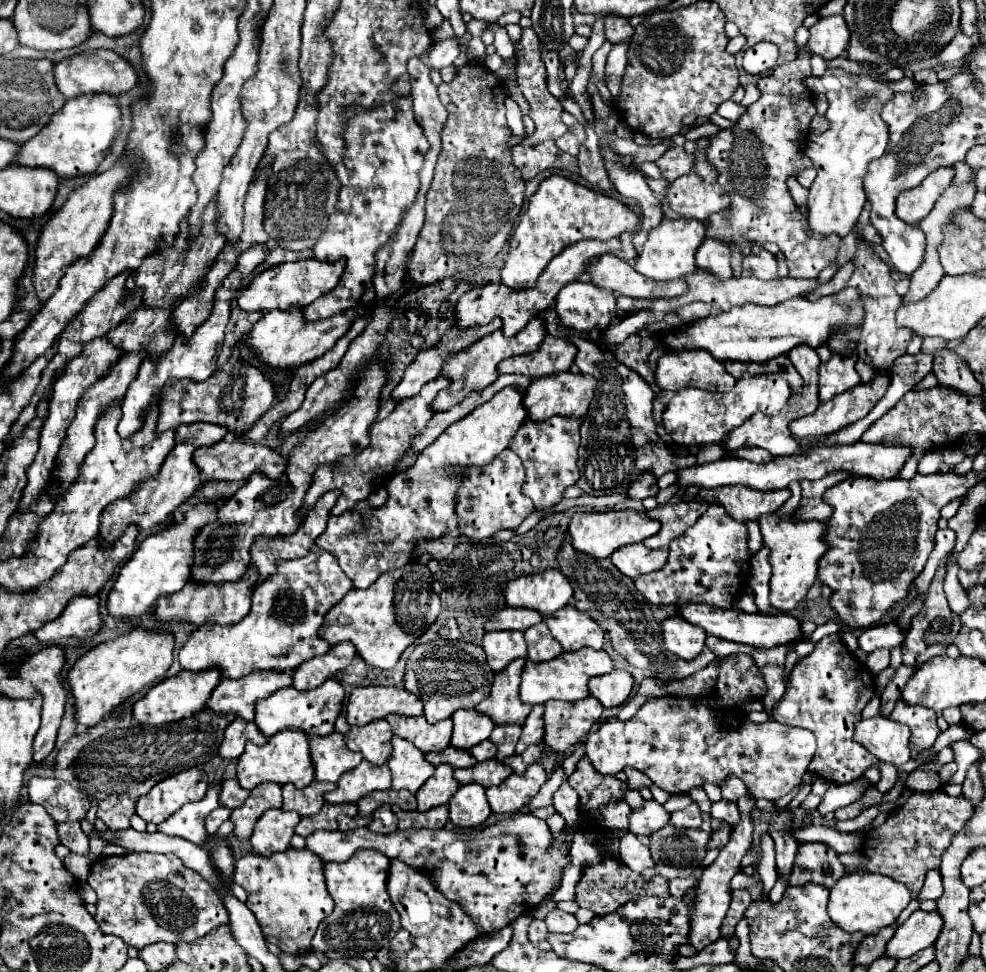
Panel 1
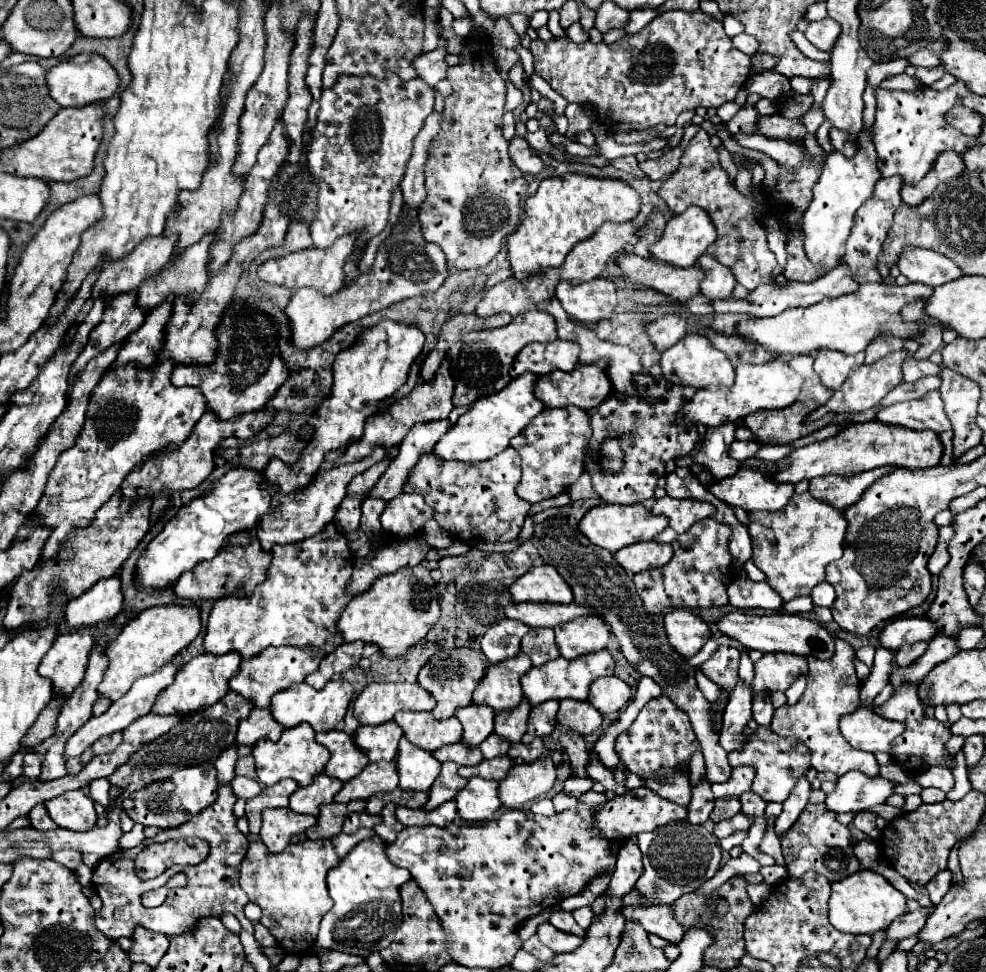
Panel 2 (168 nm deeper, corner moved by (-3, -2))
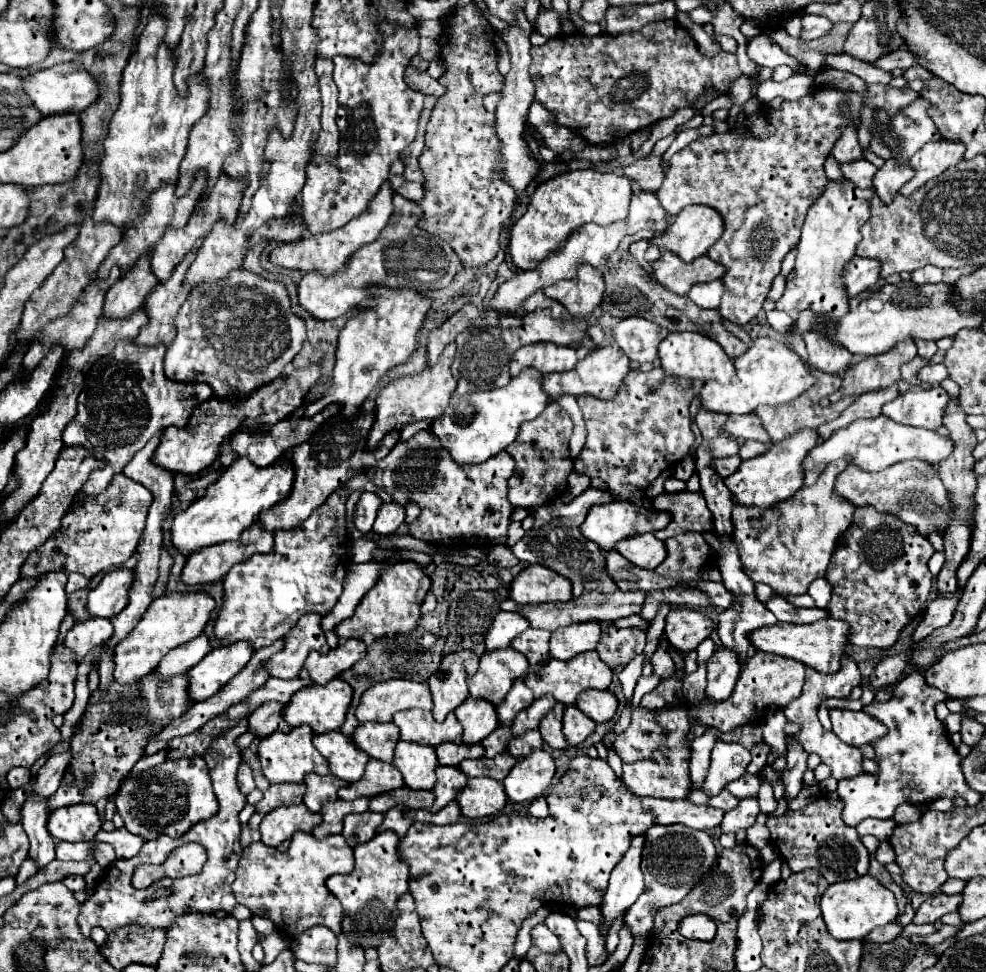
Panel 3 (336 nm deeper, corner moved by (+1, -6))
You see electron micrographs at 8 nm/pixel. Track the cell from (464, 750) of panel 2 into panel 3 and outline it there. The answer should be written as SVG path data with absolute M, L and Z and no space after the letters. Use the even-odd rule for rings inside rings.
M441 744L435 748L439 764L443 766L459 766L463 760L469 758L481 758L485 754L485 748L481 744Z

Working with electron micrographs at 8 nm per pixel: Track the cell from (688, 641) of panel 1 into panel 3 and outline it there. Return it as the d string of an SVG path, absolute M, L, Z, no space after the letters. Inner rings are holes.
M689 608L671 610L665 622L667 642L683 654L695 650L715 630L715 622L709 616Z

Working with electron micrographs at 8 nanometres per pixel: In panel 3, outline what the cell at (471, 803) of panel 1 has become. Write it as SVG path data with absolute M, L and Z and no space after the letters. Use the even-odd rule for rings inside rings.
M469 778L465 790L457 796L457 804L461 806L461 814L465 818L483 818L499 812L505 804L505 792L501 782L493 782L489 778Z

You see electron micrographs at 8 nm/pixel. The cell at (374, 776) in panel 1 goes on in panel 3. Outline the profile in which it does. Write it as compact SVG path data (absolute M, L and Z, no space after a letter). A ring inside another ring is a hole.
M369 760L363 778L359 782L343 786L337 794L339 794L341 800L355 800L355 798L361 798L361 796L373 798L377 794L397 790L401 786L403 786L401 772L393 764Z

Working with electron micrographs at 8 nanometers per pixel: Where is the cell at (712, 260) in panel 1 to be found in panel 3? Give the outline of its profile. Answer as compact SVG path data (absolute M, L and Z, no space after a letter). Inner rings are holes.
M713 280L713 282L707 282L707 284L695 284L691 290L689 290L689 298L701 306L701 308L719 308L721 304L721 296L725 292L725 284L723 280Z

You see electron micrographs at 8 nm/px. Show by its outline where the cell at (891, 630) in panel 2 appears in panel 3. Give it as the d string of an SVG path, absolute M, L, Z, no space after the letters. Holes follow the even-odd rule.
M957 590L957 594L949 594L949 598L939 596L935 602L931 602L925 610L925 614L921 616L915 632L913 632L913 642L921 642L923 638L927 638L933 630L947 626L953 618L953 606L957 606L957 598L961 596L961 592Z

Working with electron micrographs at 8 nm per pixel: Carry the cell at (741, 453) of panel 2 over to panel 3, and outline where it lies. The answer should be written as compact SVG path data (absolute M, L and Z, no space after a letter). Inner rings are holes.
M721 436L717 440L711 442L711 450L715 458L725 458L725 456L735 456L739 454L739 442L729 438L729 436Z

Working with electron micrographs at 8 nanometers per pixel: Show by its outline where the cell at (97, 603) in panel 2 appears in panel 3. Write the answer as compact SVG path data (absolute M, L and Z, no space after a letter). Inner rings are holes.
M113 570L103 576L103 580L87 596L87 612L91 618L111 618L119 614L127 604L129 582L133 582L131 570Z

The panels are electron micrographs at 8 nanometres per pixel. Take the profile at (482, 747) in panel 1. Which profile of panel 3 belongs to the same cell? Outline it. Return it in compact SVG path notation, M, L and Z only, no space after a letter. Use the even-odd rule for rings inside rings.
M497 726L481 744L485 748L487 758L495 758L497 754L507 750L507 744L511 740L511 730L505 730L505 726Z

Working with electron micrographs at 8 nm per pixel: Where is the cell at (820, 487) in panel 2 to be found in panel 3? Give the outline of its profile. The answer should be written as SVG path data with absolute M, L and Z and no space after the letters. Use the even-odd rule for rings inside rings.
M905 460L897 462L877 474L857 470L857 466L847 466L835 480L835 492L849 500L853 506L873 506L879 512L893 514L903 522L909 522L921 530L921 534L941 532L945 522L949 522L949 500L945 498L945 486L941 486L939 476L927 462Z

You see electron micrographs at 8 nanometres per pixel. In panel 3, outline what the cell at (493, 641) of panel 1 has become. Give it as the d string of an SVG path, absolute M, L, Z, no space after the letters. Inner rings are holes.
M499 612L495 616L493 626L485 634L485 646L487 650L499 650L507 648L517 634L529 628L529 622L523 616L517 616L515 612Z

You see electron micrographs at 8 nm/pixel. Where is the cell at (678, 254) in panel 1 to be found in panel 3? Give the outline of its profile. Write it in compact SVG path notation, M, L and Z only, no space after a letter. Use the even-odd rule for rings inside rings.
M687 206L675 216L675 222L653 240L659 248L677 254L683 262L693 262L707 254L721 232L723 220L717 212L709 206Z

